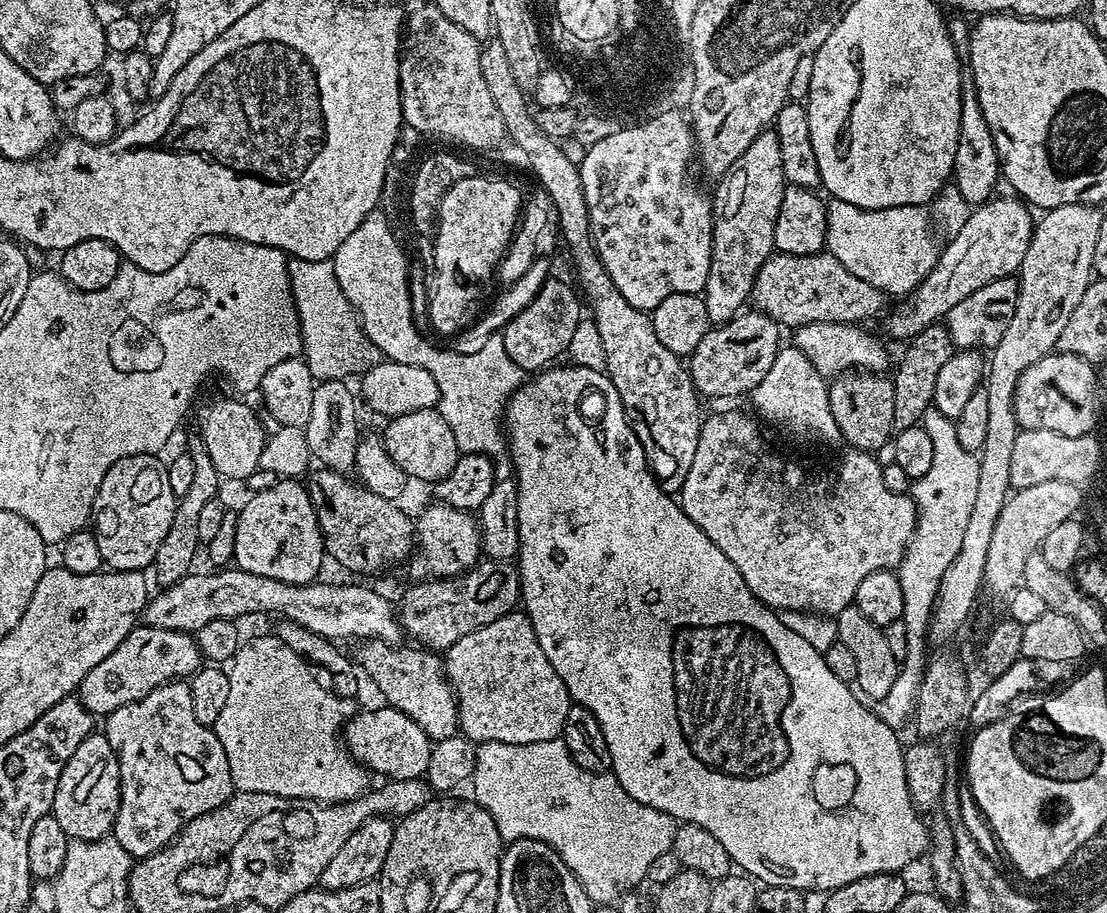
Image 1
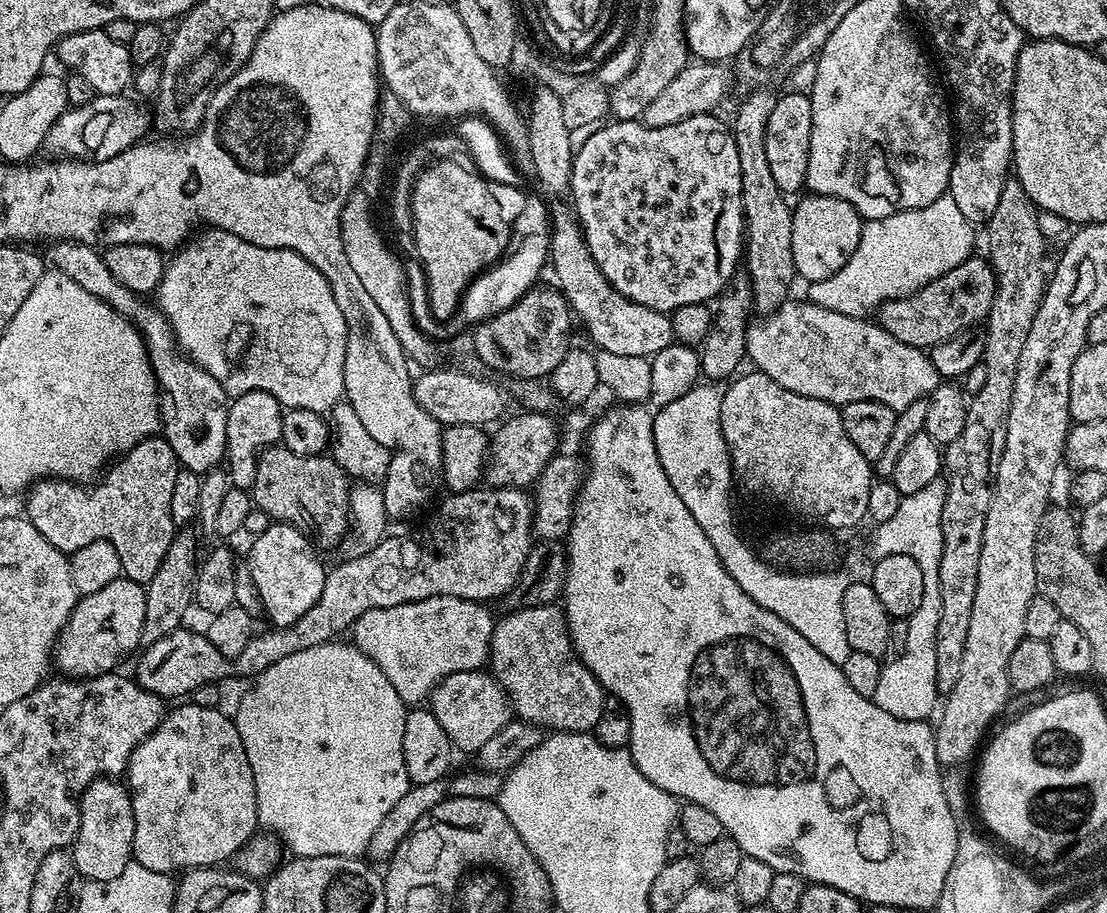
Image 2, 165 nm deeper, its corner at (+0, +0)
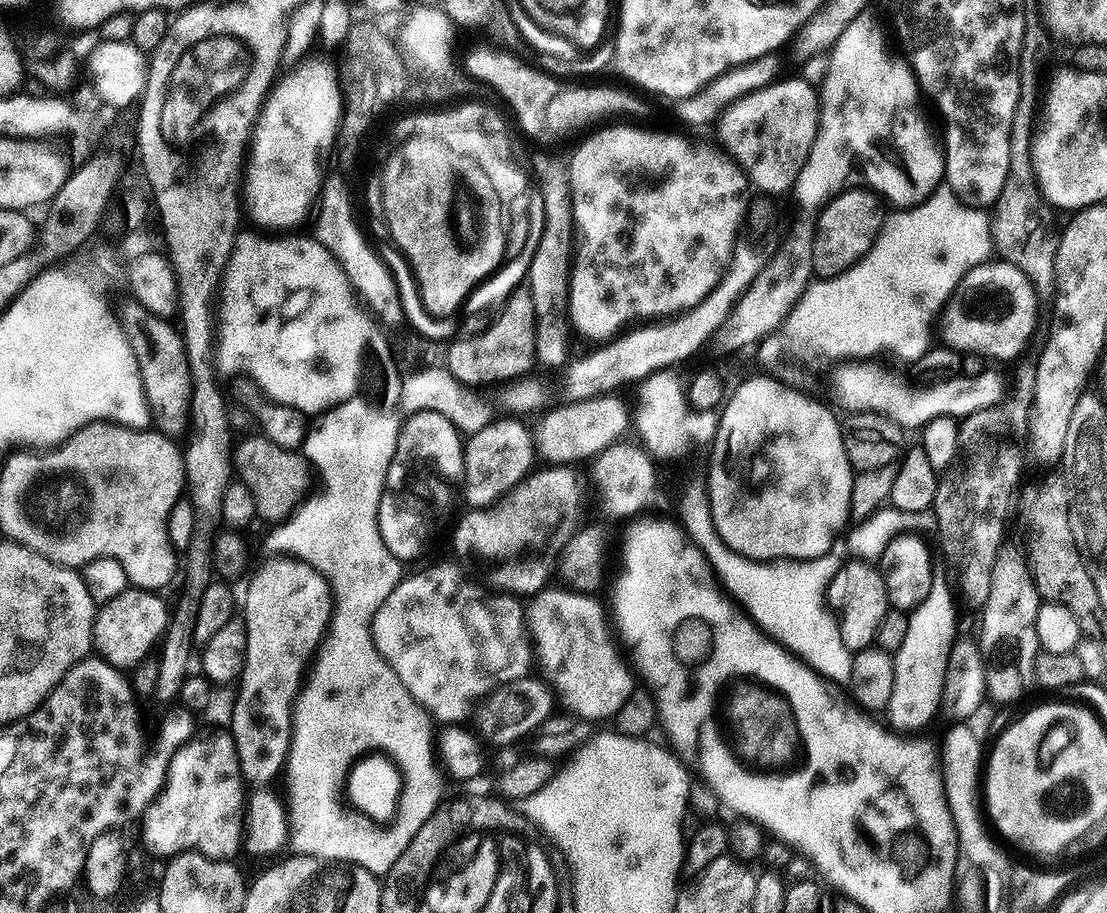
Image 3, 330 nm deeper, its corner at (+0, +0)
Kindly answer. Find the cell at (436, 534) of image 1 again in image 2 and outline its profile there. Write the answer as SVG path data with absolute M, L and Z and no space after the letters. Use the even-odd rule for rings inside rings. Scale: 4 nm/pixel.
M477 486L466 490L465 492L452 492L448 494L448 497L441 502L440 505L435 505L436 513L429 518L424 524L424 529L421 530L417 536L392 536L392 534L385 535L384 539L380 543L374 545L372 549L366 554L361 556L353 556L345 559L345 564L340 564L336 569L327 573L324 581L324 589L322 594L318 598L318 602L314 602L314 606L310 606L310 610L306 610L306 614L302 614L302 618L298 618L296 624L291 624L285 628L277 628L275 626L269 627L269 632L253 635L250 642L246 642L246 650L242 650L242 654L229 658L226 654L222 654L222 650L218 650L218 646L214 646L209 640L207 635L203 631L191 632L188 626L181 626L176 628L170 634L166 634L166 638L158 638L158 642L147 645L139 653L140 661L136 664L136 673L134 673L134 679L136 683L147 692L152 692L154 695L161 698L169 698L168 696L180 696L176 698L187 697L195 688L202 686L203 684L215 684L217 682L224 682L224 679L233 672L236 676L248 676L247 678L255 678L261 676L261 674L270 666L274 666L274 662L282 662L282 658L290 658L290 654L298 654L298 650L310 650L310 646L322 646L323 644L333 643L337 638L349 631L352 625L355 624L358 618L362 618L362 614L366 614L366 610L374 610L375 608L389 608L390 606L402 606L406 602L418 602L419 600L425 600L426 598L434 598L435 596L453 596L454 598L462 598L463 600L474 600L477 602L489 602L488 600L496 600L499 598L507 597L508 592L518 582L518 578L522 574L522 568L526 566L526 560L534 547L534 529L532 526L532 510L534 507L533 501L528 500L529 493L522 488L493 488L491 486Z

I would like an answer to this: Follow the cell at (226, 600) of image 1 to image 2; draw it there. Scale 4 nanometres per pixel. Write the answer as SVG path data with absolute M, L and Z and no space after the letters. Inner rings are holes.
M435 596L402 606L366 610L350 629L351 639L386 674L405 705L420 706L450 674L474 672L489 663L494 616L483 603Z

